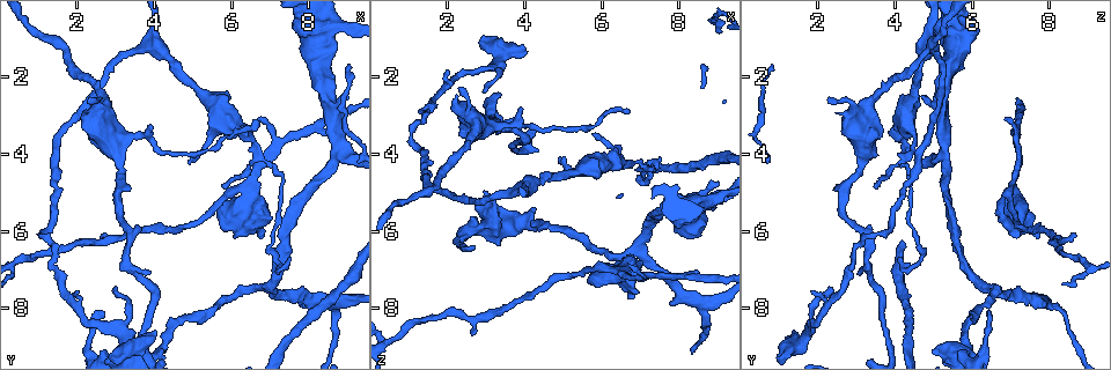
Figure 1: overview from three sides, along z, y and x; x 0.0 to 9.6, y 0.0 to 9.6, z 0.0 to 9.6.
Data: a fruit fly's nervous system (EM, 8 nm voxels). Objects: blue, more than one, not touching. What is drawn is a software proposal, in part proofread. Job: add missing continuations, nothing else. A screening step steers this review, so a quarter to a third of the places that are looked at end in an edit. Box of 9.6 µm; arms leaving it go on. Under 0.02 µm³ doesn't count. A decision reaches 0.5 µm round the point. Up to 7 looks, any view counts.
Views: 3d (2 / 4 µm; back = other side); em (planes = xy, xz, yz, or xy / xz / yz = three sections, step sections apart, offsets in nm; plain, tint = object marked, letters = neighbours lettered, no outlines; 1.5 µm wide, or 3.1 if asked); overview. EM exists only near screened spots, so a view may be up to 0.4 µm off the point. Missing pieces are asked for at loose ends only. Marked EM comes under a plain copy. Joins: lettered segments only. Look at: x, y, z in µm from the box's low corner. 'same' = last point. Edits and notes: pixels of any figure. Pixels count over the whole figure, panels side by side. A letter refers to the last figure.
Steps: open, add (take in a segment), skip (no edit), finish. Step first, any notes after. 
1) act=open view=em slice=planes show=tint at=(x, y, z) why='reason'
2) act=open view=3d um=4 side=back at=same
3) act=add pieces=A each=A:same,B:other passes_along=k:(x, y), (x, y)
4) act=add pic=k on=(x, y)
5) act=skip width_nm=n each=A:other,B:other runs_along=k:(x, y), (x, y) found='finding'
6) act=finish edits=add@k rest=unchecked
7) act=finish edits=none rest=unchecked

act=open view=em slice=xz step=4 show=tint at=(1.95, 7.60, 1.90) why='thin end'

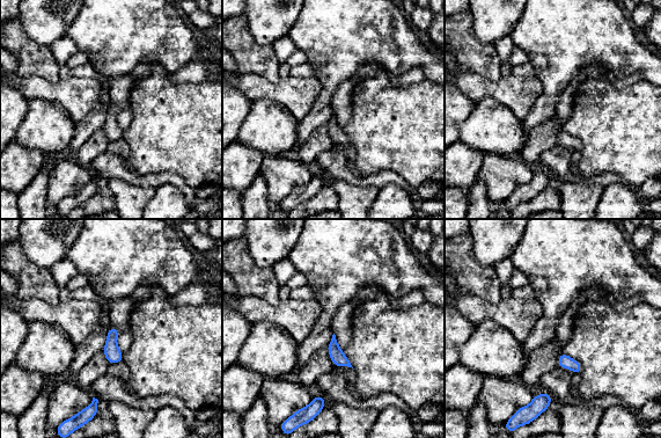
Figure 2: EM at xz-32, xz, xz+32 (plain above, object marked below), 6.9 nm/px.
act=open view=em slice=planes show=letters at=same

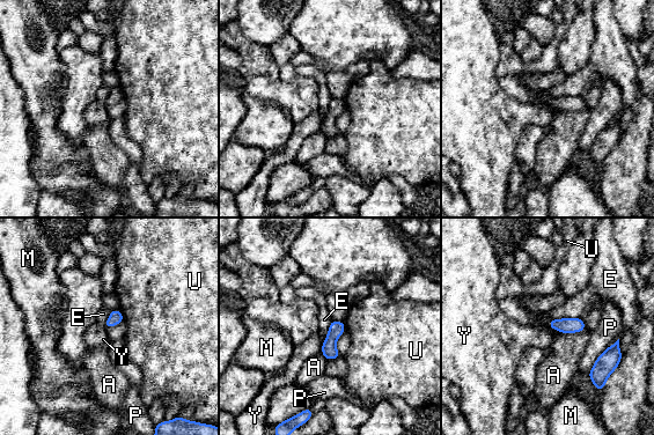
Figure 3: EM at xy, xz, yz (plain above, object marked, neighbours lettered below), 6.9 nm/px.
act=skip width_nm=100 each=A:other,E:other,M:other,P:other,U:other,Y:other border=3:(580, 317), (551, 318), (548, 324) found='no lettered segment goes on from it'

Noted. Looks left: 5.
act=open view=3d um=4 side=back at=(6.10, 4.80, 7.00)

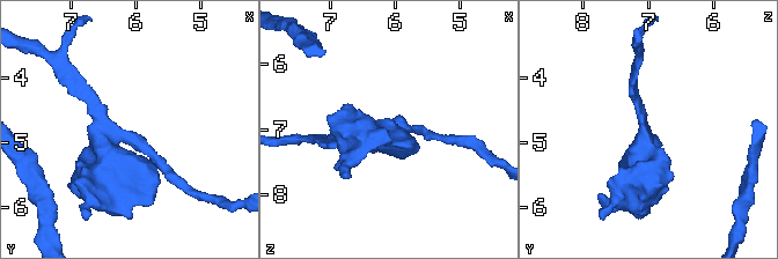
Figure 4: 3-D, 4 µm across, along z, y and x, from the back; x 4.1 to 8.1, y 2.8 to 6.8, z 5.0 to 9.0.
act=open view=em slice=planes show=letters at=(6.05, 4.85, 7.00)

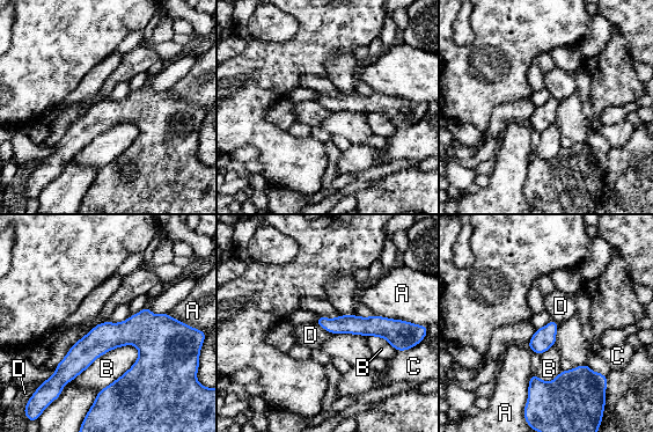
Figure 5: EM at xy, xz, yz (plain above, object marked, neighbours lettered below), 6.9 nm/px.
act=skip each=A:other,B:other,C:other,D:other border=5:(107, 320), (94, 326), (78, 341) found='none of them fits'

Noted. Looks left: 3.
act=open view=em slice=planes show=letters at=(6.75, 6.15, 7.75) why='an open end'

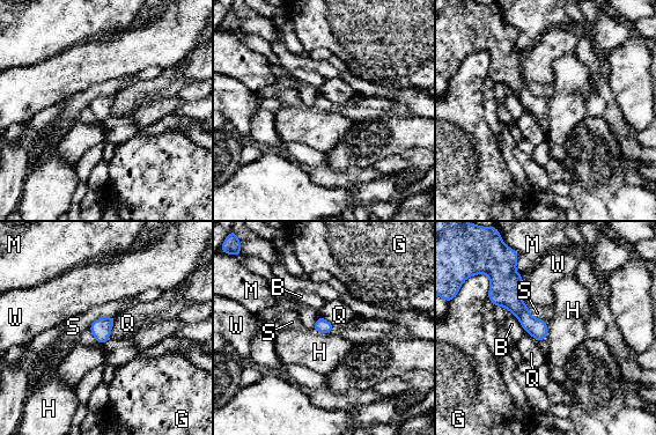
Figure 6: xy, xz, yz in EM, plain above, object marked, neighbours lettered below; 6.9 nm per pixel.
act=skip longest_contact=W:220nm each=B:other,G:other,H:other,M:other,Q:other,S:other,W:other found='no lettered segment goes on from it'

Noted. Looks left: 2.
act=finish edits=none rest=unchecked

